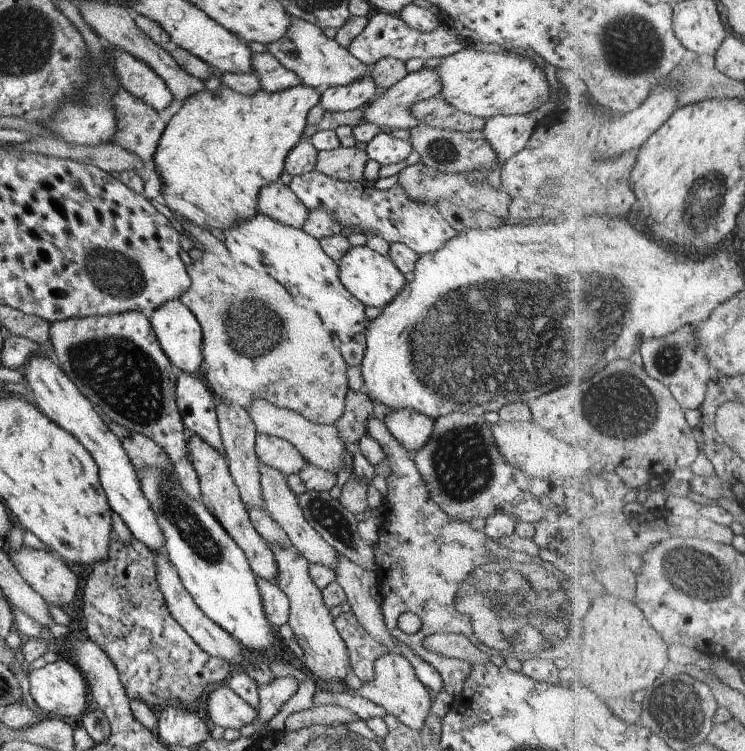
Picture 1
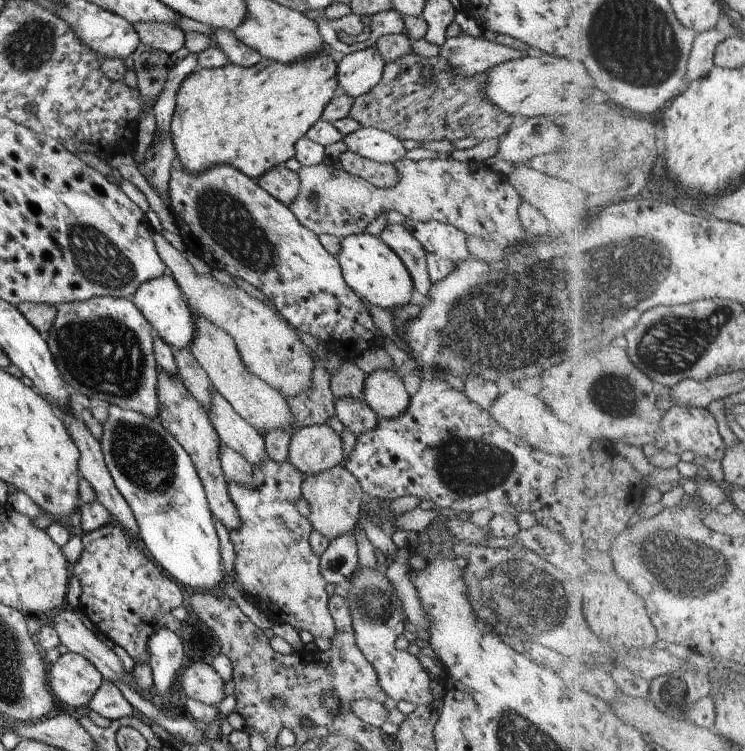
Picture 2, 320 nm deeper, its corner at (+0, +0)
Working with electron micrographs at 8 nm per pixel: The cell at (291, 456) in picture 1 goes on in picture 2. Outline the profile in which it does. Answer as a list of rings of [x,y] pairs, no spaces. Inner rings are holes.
[[[327,424],[297,429],[290,436],[287,462],[305,473],[318,473],[342,462],[340,435]]]

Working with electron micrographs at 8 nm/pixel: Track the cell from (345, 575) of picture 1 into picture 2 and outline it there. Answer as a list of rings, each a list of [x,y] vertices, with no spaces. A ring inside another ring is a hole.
[[[342,464],[318,473],[305,473],[300,491],[301,498],[307,501],[310,510],[307,520],[311,528],[315,529],[317,534],[321,534],[327,542],[353,530],[357,514],[360,512],[363,492],[356,478]]]

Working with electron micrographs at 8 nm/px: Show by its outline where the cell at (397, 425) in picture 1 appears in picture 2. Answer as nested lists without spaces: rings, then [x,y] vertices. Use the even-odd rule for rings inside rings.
[[[375,369],[363,381],[361,399],[373,410],[377,419],[390,419],[407,408],[409,395],[393,369]]]

